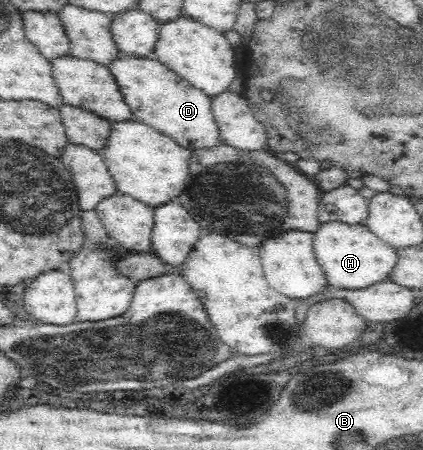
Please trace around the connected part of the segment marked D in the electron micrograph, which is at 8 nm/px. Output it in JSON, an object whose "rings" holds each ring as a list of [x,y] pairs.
{"rings":[[[121,53],[112,57],[106,67],[119,94],[123,95],[123,102],[131,109],[133,121],[156,128],[190,151],[220,144],[219,129],[211,112],[211,97],[172,72],[157,58],[122,56]]]}

